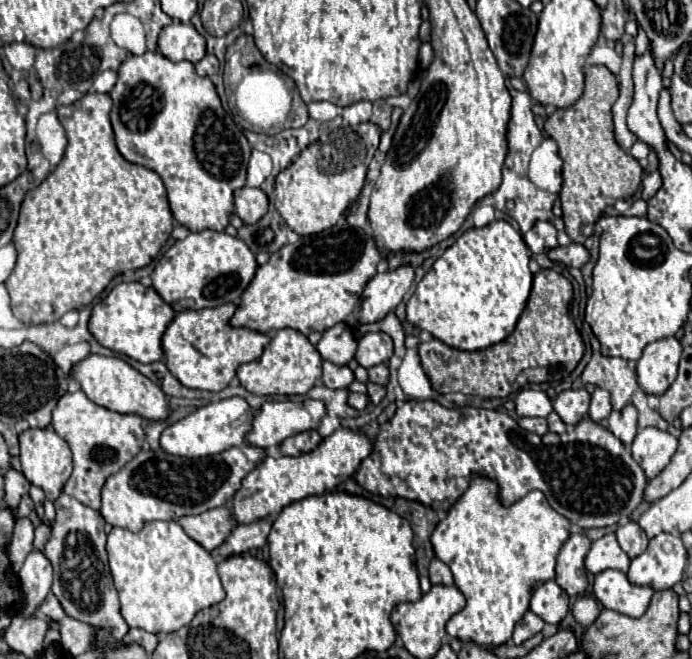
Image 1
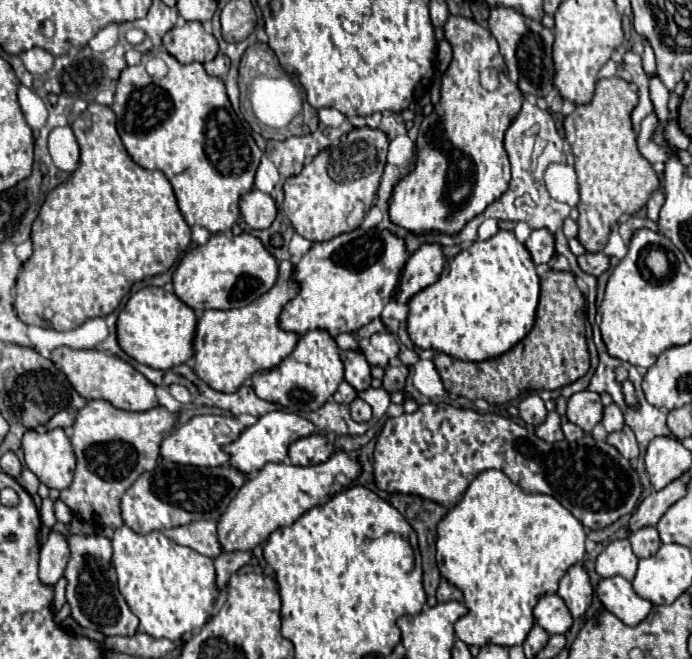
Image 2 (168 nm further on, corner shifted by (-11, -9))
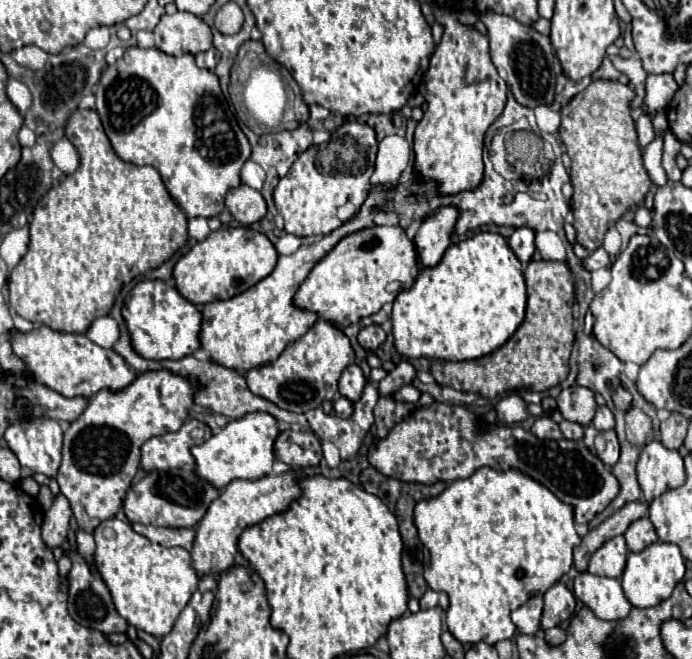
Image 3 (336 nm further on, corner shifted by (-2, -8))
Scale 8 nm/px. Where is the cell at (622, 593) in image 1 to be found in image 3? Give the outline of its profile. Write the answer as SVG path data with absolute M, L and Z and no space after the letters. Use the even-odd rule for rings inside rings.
M581 572L573 584L575 596L603 620L623 620L631 612L631 602L625 598L617 578L595 576Z

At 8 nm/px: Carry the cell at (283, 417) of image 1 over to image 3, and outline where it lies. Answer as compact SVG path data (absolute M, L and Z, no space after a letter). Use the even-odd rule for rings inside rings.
M251 412L239 420L229 422L221 432L213 434L209 440L191 450L197 462L199 478L209 480L215 488L223 488L231 480L257 480L267 476L273 466L273 442L277 436L279 424L267 412Z

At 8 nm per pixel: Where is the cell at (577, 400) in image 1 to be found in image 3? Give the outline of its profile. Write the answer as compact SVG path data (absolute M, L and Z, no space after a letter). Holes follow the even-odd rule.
M575 384L567 390L561 390L561 394L557 396L557 408L565 420L587 426L587 424L591 424L591 420L595 416L597 404L595 404L595 396L589 388Z

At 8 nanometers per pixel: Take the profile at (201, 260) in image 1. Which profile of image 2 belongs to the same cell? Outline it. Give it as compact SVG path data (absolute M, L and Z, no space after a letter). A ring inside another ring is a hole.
M230 231L216 233L206 245L190 249L174 271L174 293L196 313L206 309L234 309L252 303L264 295L278 277L278 263L262 241L250 233L232 235Z

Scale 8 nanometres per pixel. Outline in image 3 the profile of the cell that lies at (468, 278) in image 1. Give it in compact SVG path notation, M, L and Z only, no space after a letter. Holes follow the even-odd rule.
M479 232L473 238L465 238L451 244L435 268L423 268L413 286L399 292L393 302L391 324L395 336L395 348L407 358L441 358L441 360L475 360L501 348L521 326L525 318L525 278L521 262L513 254L509 242L501 234Z

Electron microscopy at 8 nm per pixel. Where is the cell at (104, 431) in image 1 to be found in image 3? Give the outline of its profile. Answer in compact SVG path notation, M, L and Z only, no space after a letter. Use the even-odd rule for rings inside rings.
M165 370L141 374L125 390L121 390L117 394L111 394L109 390L101 390L89 400L85 412L75 422L71 422L69 428L65 430L63 462L61 462L61 468L57 474L61 494L67 496L73 516L83 530L93 532L103 520L115 518L115 514L119 512L119 508L123 504L127 488L131 486L131 480L135 478L135 474L139 470L143 442L153 436L163 436L167 432L175 432L183 424L183 420L189 416L191 404L193 404L193 382L187 378L169 374Z

